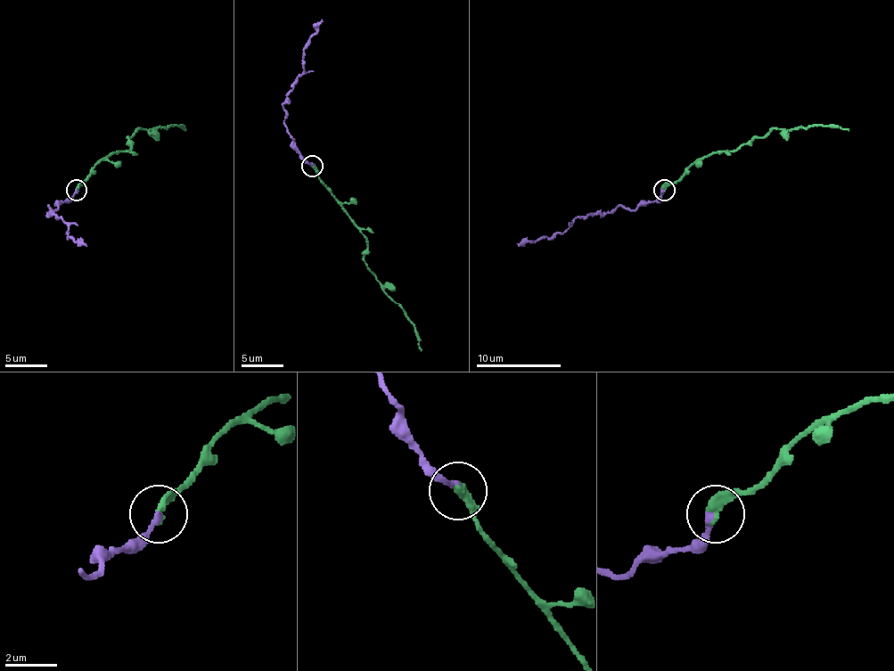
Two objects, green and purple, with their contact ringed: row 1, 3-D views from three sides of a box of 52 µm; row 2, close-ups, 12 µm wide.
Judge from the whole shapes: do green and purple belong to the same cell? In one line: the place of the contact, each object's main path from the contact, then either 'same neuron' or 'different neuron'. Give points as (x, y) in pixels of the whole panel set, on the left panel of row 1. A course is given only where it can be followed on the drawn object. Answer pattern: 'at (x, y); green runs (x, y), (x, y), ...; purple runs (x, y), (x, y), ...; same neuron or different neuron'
at (77, 190); green runs (77, 189), (104, 158), (127, 149), (132, 144), (127, 138), (138, 130), (178, 126), (184, 130); purple runs (77, 189), (53, 210), (49, 206), (47, 212), (69, 227), (69, 238), (79, 240), (86, 246); same neuron

